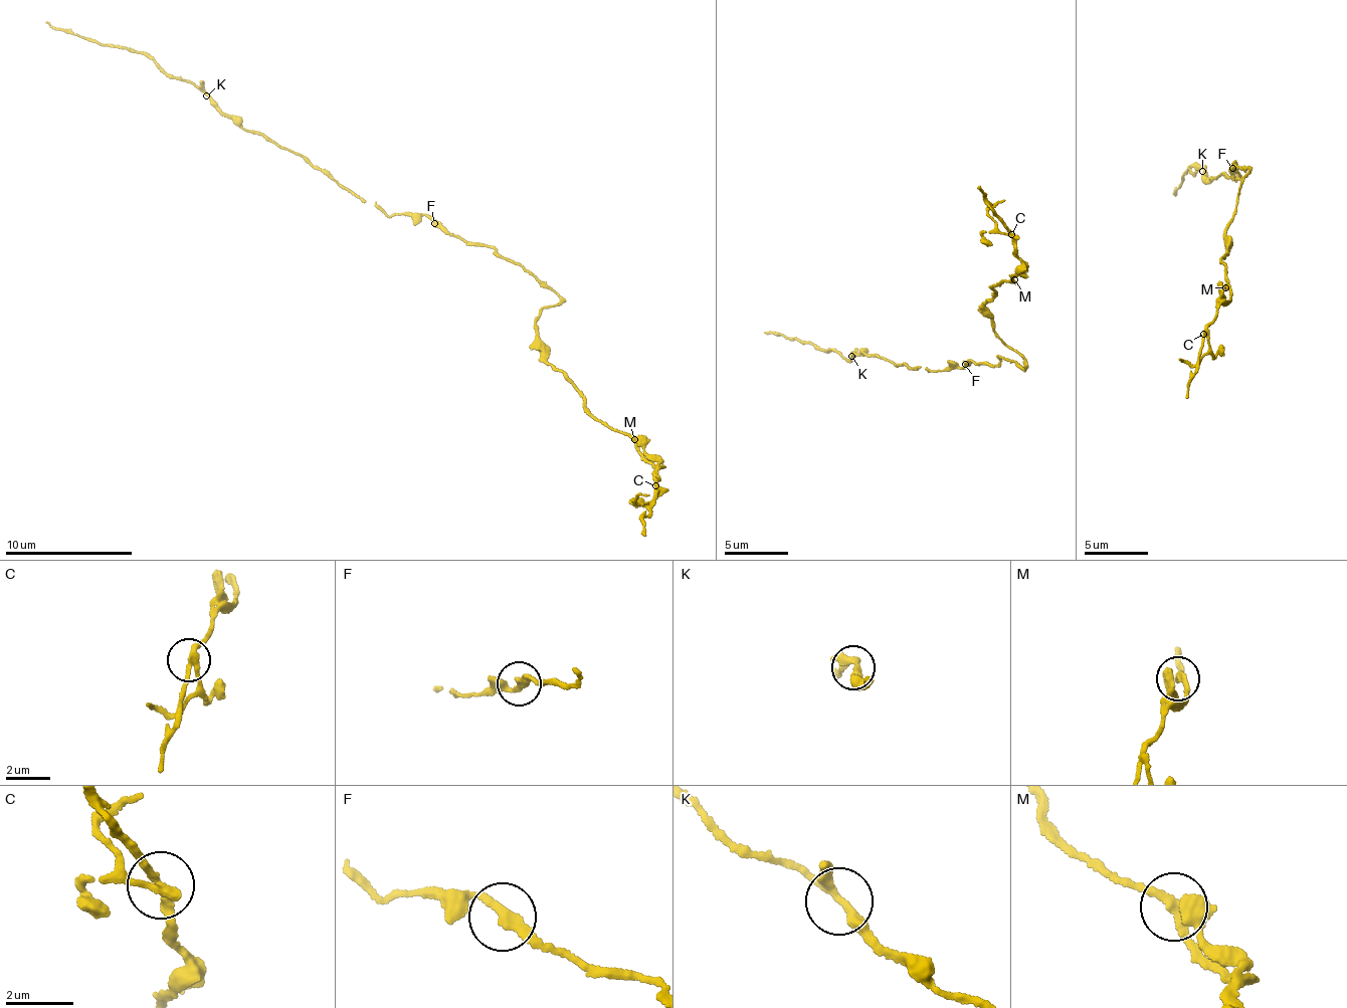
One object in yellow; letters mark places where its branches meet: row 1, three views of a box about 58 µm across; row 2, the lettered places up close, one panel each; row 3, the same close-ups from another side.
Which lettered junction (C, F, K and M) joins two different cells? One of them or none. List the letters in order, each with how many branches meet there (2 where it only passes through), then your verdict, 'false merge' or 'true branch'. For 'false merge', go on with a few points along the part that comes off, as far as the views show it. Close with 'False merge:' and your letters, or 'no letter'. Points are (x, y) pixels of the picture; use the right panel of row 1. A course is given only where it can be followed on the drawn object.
C: branches 3; false merge; course (1204, 334), (1198, 366), (1188, 381), (1184, 397)
F: branches 2; true branch
K: branches 3; true branch
M: branches 2; true branch
False merge: C

